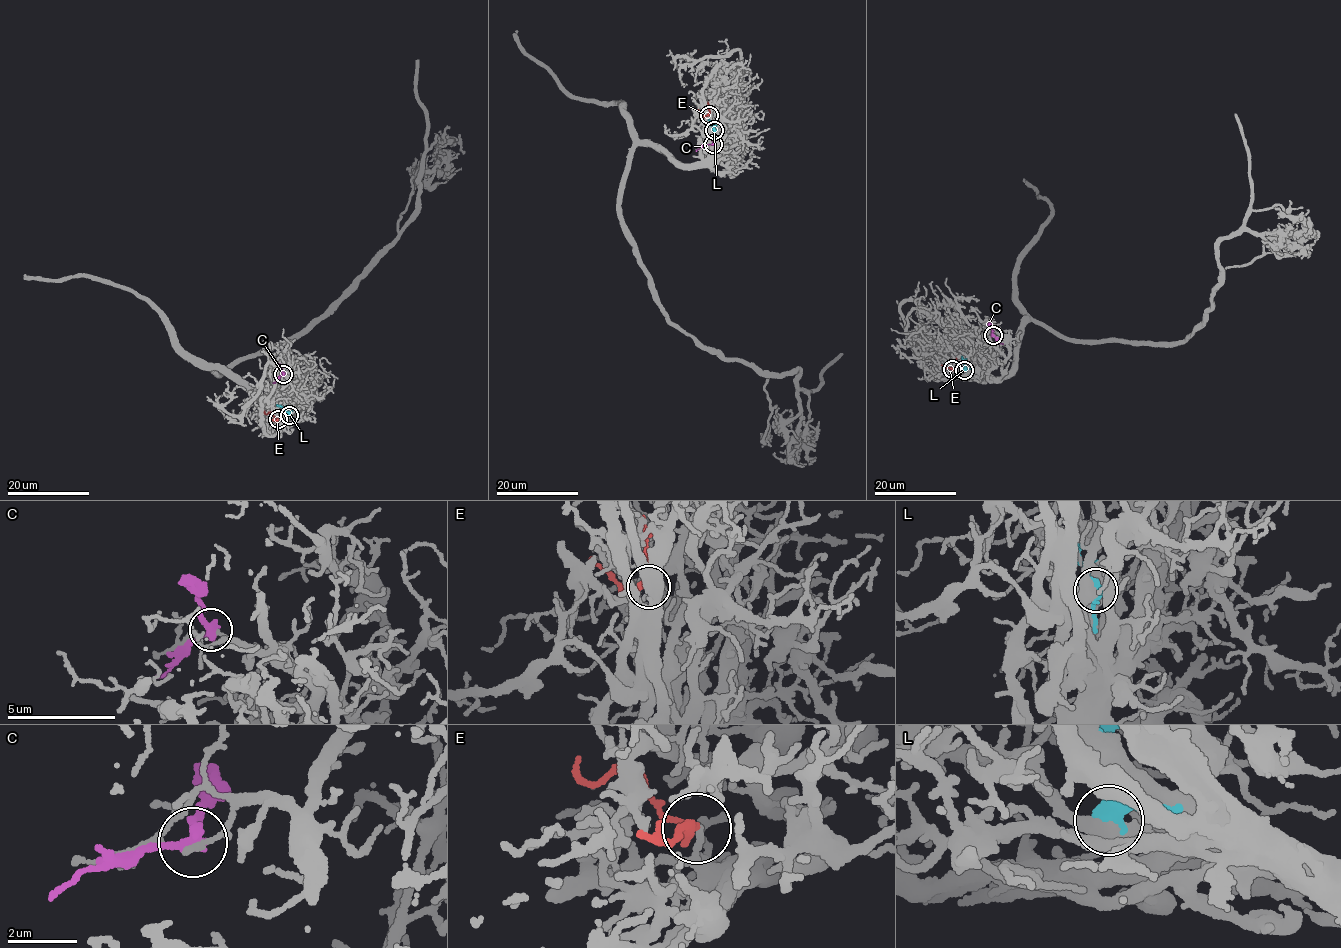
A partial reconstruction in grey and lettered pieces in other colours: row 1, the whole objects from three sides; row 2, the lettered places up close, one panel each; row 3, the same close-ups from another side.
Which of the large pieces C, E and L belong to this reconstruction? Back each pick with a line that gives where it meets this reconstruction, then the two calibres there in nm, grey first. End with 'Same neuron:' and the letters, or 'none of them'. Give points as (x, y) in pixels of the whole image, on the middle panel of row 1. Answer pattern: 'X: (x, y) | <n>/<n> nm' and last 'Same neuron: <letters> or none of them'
E: (709, 115) | 160/280 nm
Same neuron: E

